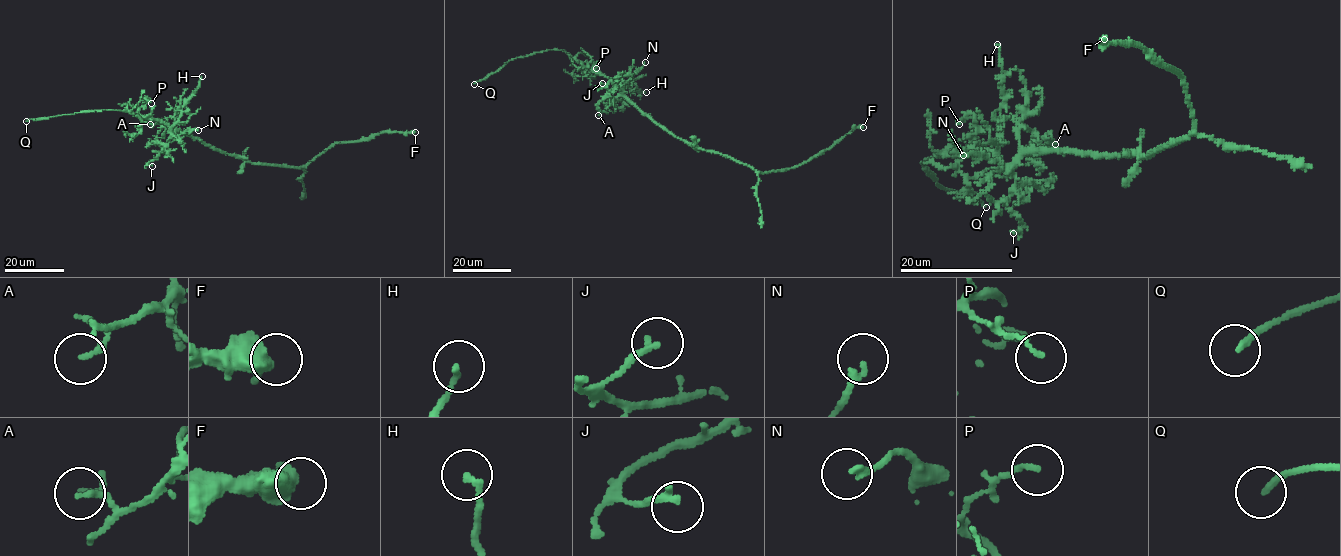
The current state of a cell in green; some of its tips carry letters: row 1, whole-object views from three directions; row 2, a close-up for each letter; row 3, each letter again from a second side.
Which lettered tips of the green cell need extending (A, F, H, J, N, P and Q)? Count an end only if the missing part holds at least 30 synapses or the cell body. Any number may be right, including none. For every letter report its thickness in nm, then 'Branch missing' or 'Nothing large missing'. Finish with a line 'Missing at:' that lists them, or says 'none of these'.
A: Thickness 200 nm. Nothing large missing
F: Thickness 600 nm. Nothing large missing
H: Thickness 180 nm. Nothing large missing
J: Thickness 200 nm. Nothing large missing
N: Thickness 180 nm. Nothing large missing
P: Thickness 140 nm. Nothing large missing
Q: Thickness 180 nm. Branch missing
Missing at: Q

